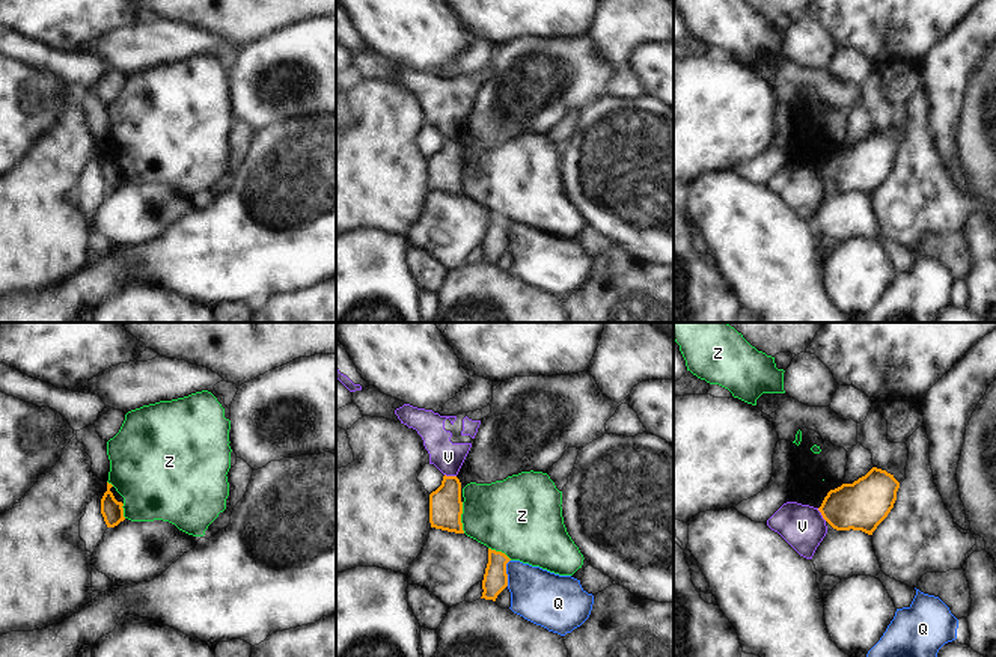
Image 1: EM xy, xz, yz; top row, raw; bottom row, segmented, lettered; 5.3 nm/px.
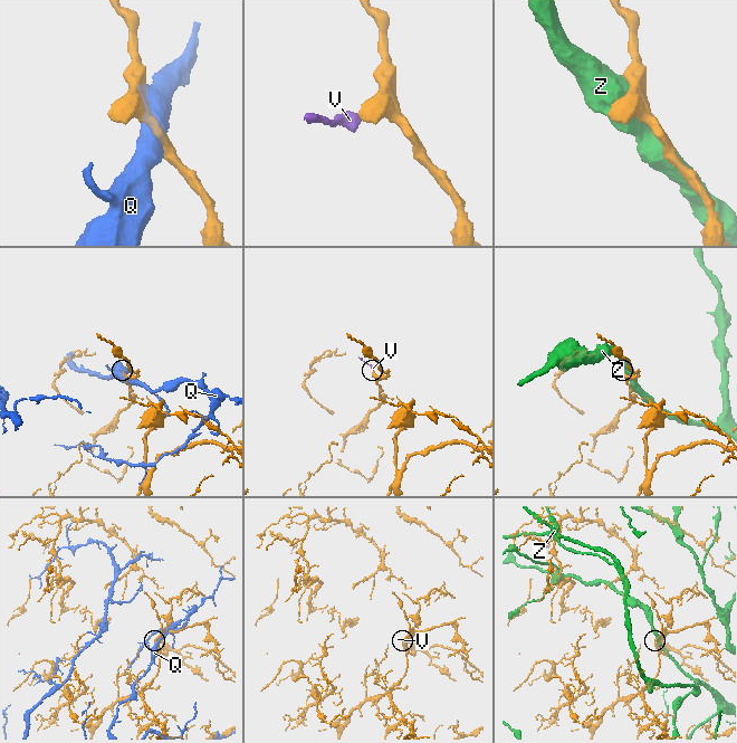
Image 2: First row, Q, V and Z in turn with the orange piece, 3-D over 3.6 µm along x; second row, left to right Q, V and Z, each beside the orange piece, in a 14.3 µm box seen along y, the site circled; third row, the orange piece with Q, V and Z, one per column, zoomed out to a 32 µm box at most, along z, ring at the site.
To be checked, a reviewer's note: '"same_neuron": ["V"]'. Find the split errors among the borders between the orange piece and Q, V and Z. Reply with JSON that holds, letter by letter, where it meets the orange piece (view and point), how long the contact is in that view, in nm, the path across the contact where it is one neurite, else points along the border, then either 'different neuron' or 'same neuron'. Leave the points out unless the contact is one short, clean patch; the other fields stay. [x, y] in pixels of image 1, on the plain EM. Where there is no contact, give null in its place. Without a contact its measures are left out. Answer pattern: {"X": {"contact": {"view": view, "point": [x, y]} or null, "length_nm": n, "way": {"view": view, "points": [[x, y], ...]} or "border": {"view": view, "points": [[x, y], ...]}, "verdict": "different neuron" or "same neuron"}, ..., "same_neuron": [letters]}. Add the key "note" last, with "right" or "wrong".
{"Q": {"contact": {"view": "xz", "point": [505, 235]}, "length_nm": 140, "verdict": "different neuron"}, "V": {"contact": {"view": "yz", "point": [821, 177]}, "length_nm": 90, "border": {"view": "yz", "points": [[817, 171], [826, 183]]}, "verdict": "different neuron"}, "Z": {"contact": {"view": "xz", "point": [460, 180]}, "length_nm": 170, "verdict": "different neuron"}, "same_neuron": [], "note": "wrong"}

